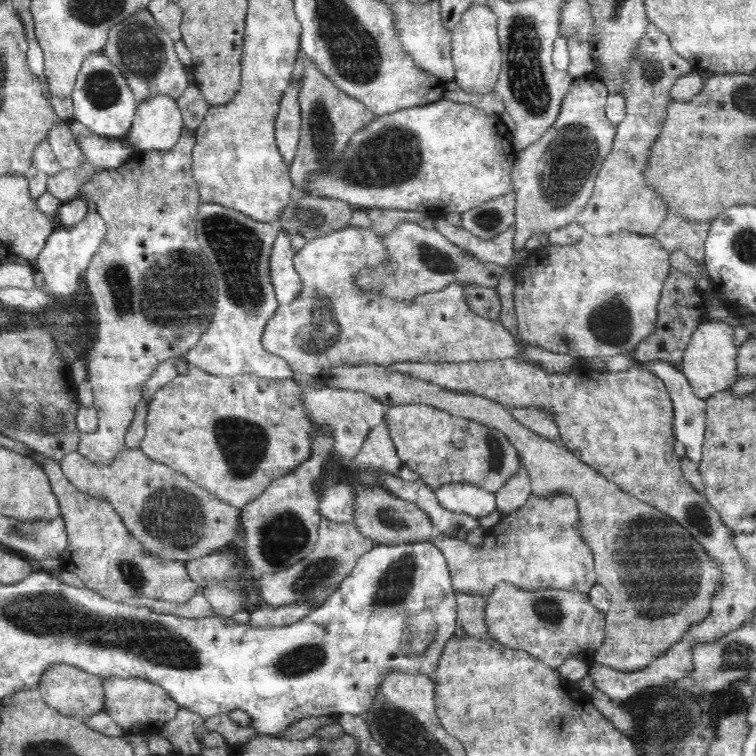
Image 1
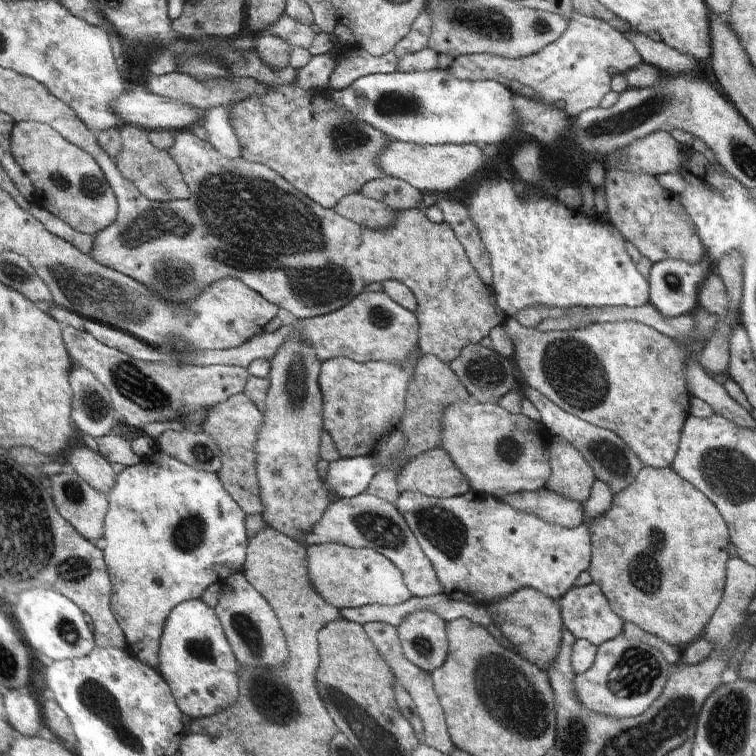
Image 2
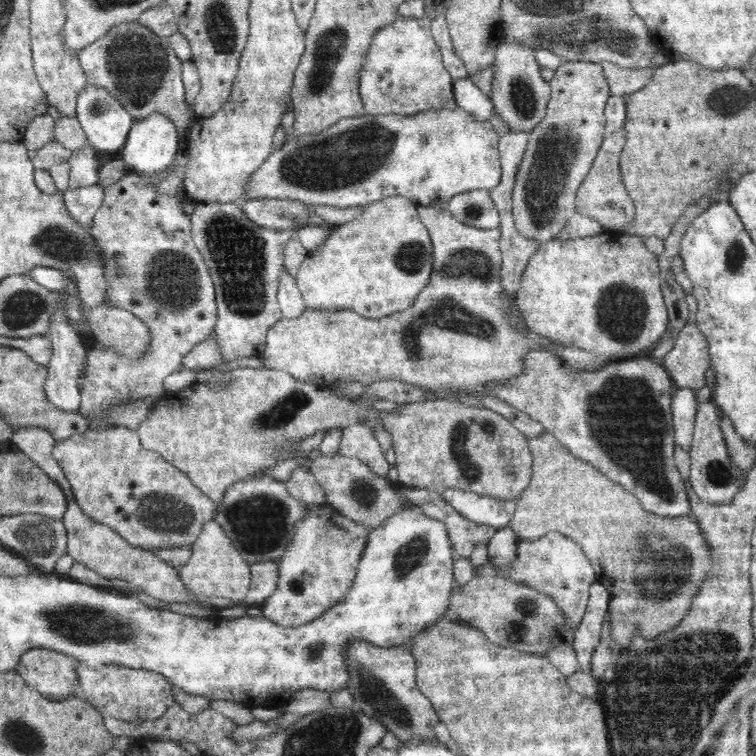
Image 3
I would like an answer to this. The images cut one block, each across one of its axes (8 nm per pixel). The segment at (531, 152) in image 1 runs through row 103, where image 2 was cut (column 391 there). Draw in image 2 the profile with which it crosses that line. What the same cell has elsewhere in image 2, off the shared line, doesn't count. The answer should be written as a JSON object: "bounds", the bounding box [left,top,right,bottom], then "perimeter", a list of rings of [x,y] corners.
{"bounds":[306,543,412,611],"perimeter":[[[336,543],[308,546],[306,562],[314,590],[339,611],[342,608],[360,608],[370,604],[398,605],[412,598],[398,568],[370,548],[355,549]]]}

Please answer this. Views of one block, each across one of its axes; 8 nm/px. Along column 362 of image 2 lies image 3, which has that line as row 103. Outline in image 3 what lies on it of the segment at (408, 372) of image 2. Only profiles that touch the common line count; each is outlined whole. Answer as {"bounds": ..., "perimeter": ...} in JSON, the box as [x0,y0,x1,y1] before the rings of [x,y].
{"bounds":[359,15,458,116],"perimeter":[[[398,15],[392,24],[375,32],[366,50],[366,59],[359,76],[359,93],[365,115],[416,116],[434,109],[454,110],[458,107],[453,93],[452,75],[444,68],[428,16],[416,19]]]}

